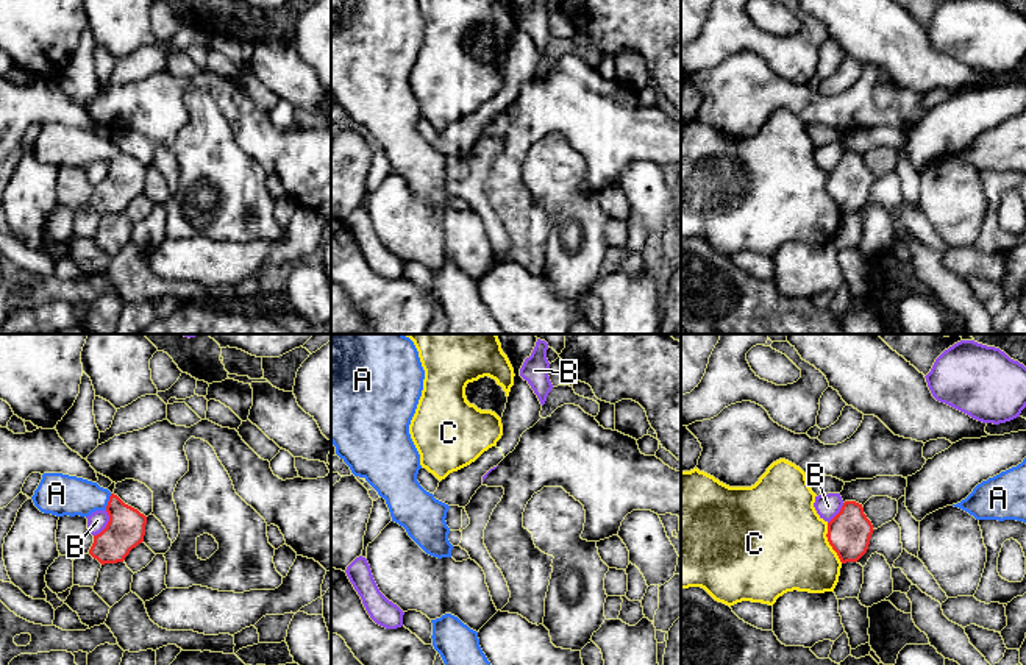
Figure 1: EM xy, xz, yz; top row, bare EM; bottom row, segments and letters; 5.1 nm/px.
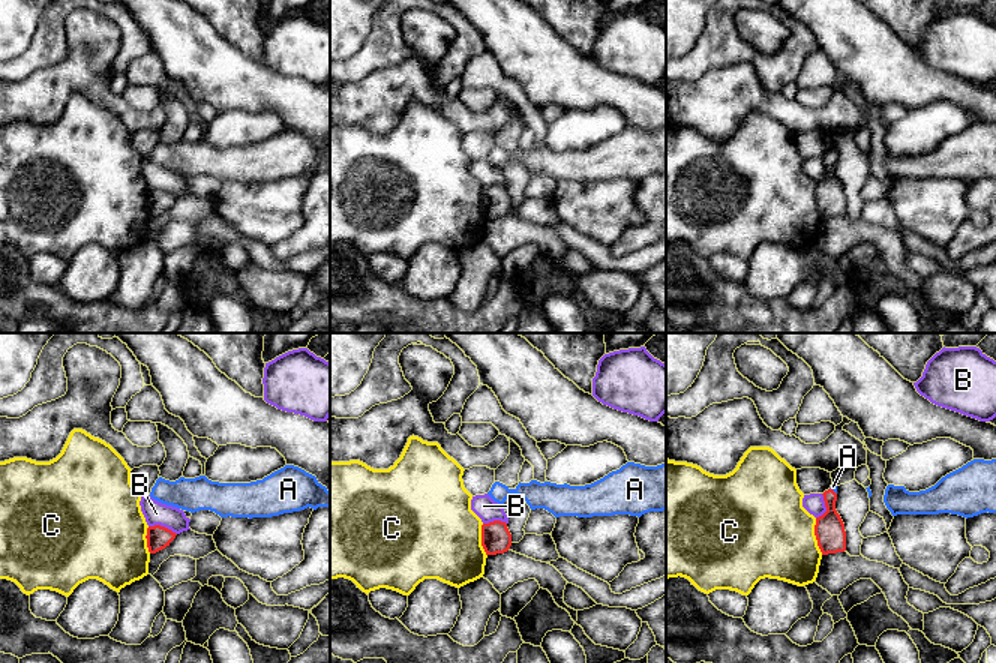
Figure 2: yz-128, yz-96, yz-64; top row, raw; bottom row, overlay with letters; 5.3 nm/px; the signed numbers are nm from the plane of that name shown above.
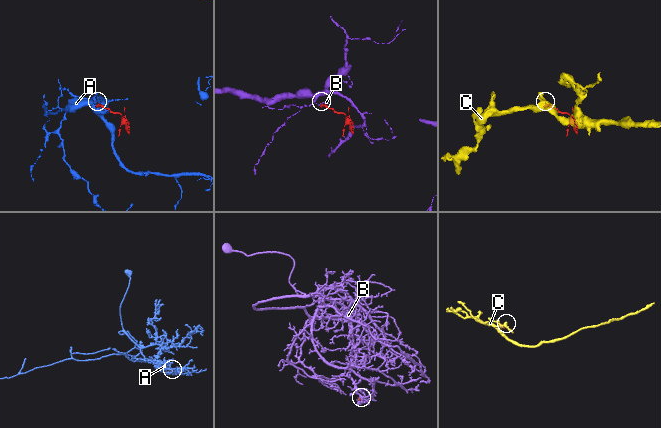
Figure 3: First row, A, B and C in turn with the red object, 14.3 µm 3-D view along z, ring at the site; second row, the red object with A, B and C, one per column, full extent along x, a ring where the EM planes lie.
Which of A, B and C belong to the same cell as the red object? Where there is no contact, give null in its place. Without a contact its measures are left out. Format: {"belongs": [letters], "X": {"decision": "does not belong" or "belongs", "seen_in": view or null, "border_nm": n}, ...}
{"belongs": ["A"], "A": {"decision": "belongs", "seen_in": "xy", "border_nm": 90}, "B": {"decision": "does not belong", "seen_in": "xy", "border_nm": 150}, "C": {"decision": "does not belong", "seen_in": "yz", "border_nm": 220}}

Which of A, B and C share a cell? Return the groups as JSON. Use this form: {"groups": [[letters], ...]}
{"groups": [["A"], ["B"], ["C"]]}

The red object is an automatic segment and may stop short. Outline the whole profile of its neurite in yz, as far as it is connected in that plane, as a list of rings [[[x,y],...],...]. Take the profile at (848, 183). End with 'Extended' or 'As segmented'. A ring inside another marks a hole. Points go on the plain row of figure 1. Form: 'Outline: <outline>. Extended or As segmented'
Outline: [[[845,151],[840,162],[828,173],[828,192],[842,214],[857,212],[868,200],[873,175],[862,155]]]. As segmented

